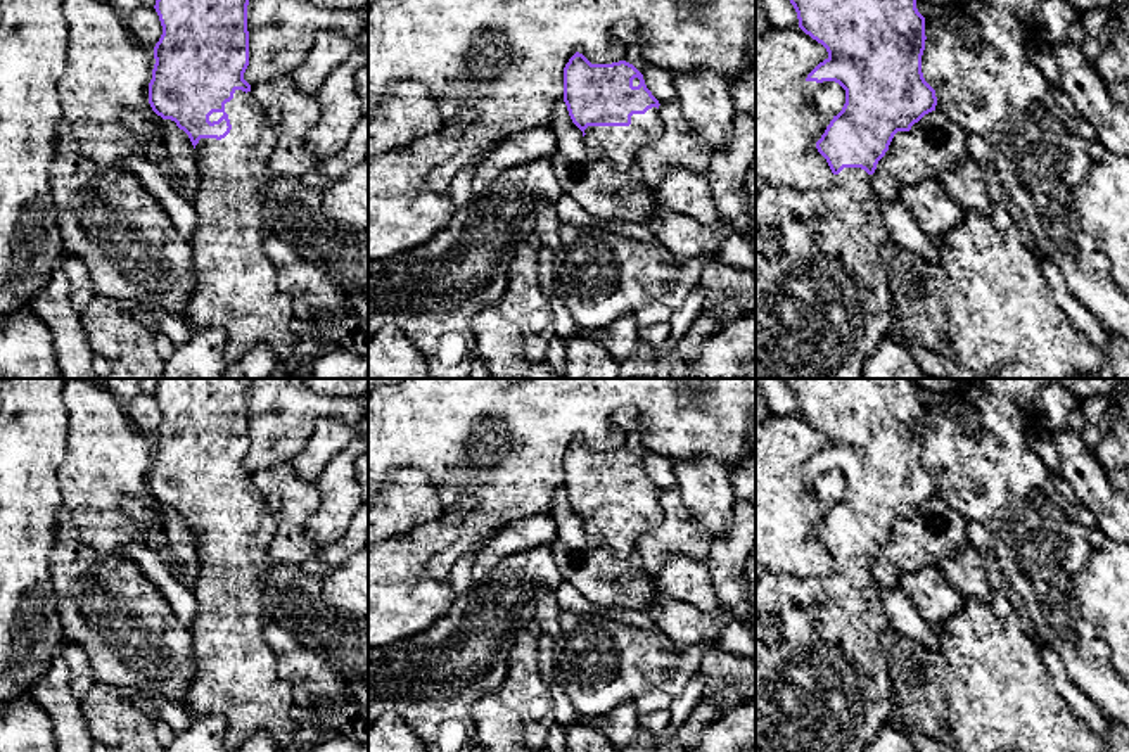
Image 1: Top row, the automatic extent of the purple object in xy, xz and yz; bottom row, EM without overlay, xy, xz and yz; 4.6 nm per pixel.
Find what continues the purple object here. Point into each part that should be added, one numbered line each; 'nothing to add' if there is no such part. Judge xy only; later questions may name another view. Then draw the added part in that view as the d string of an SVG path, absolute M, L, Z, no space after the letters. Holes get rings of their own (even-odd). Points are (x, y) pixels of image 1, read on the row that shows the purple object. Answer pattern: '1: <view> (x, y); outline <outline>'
1: xy (236, 291); outline M235 90L225 104L232 130L221 138L201 138L195 145L199 192L194 197L197 226L190 239L195 290L183 320L192 330L220 328L226 337L225 360L233 365L247 346L265 344L277 356L271 379L289 379L297 337L292 328L294 299L277 287L277 270L265 251L263 194L273 173L268 168L277 135L252 100Z

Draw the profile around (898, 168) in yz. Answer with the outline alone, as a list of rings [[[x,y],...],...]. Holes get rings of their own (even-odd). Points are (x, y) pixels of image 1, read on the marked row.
[[[937,111],[925,114],[909,131],[897,131],[870,175],[875,197],[887,202],[899,199],[906,185],[942,178],[958,161],[970,157],[966,135]]]

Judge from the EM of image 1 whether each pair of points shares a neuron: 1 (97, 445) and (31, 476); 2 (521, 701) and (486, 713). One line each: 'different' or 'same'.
1: different
2: different

